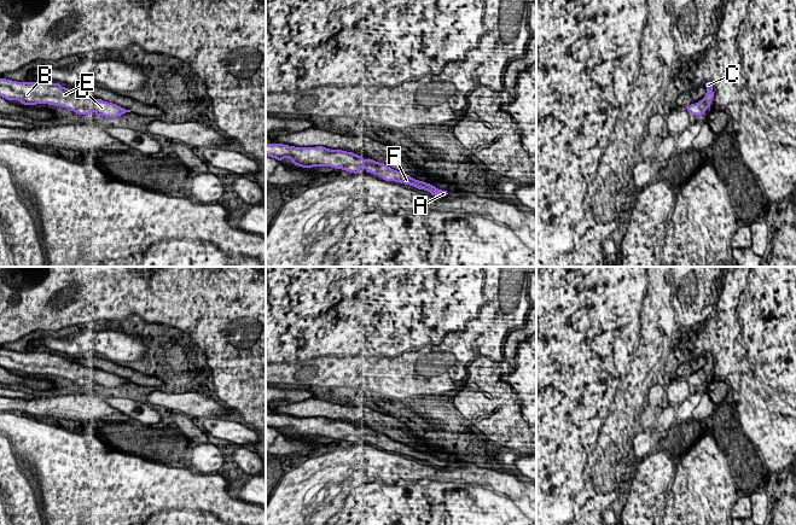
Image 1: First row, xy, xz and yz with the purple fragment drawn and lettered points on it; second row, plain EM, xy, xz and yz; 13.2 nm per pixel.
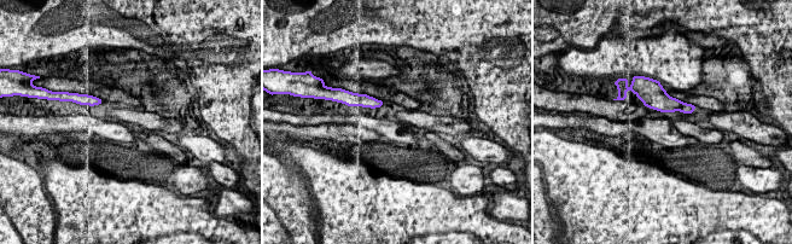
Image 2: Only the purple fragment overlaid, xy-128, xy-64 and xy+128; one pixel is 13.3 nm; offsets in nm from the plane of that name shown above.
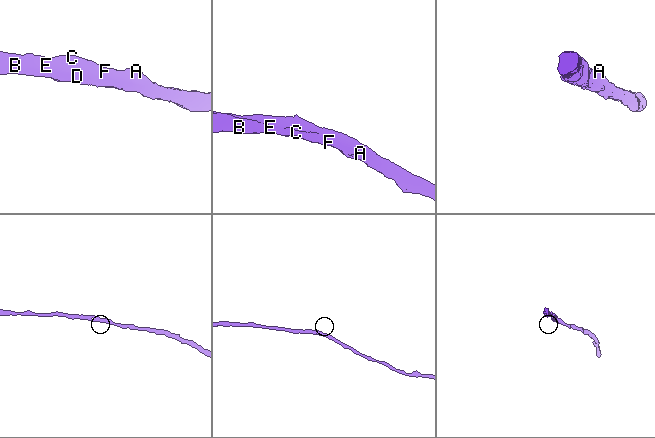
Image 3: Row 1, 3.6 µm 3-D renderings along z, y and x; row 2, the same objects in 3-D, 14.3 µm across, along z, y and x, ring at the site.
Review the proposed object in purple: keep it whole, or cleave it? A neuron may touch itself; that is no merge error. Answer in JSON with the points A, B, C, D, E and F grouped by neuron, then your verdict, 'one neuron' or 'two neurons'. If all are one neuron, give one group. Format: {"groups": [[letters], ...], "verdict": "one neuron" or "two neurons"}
{"groups": [["A", "B", "C", "D", "E", "F"]], "verdict": "one neuron"}

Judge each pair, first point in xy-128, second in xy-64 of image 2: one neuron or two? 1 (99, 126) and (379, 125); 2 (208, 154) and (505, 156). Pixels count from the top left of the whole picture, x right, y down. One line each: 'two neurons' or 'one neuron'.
1: one neuron
2: one neuron

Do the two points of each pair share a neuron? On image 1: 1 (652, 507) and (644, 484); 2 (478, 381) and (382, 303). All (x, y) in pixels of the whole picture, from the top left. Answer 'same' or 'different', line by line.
1: same
2: different

